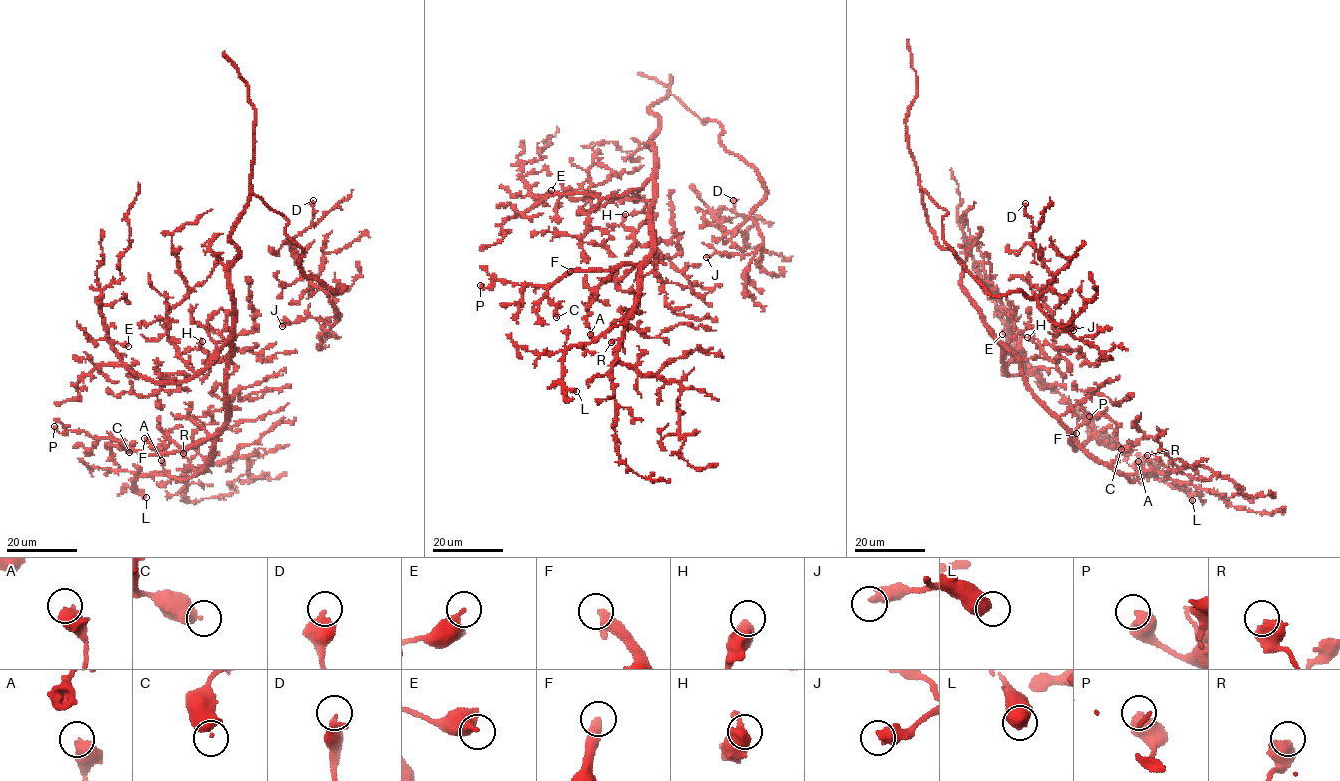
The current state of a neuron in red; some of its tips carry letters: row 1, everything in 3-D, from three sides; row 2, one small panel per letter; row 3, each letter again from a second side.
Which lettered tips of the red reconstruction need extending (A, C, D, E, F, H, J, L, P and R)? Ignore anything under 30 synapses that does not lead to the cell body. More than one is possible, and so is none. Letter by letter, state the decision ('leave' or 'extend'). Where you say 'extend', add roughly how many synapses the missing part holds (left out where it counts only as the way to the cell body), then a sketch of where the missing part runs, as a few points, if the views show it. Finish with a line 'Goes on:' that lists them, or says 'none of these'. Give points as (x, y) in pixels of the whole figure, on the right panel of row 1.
A: leave
C: leave
D: leave
E: leave
F: extend | 120 syn | (1076, 433), (1076, 424), (1071, 419), (1073, 409), (1066, 405), (1067, 399)
H: leave
J: leave
L: leave
P: leave
R: leave
Goes on: F

